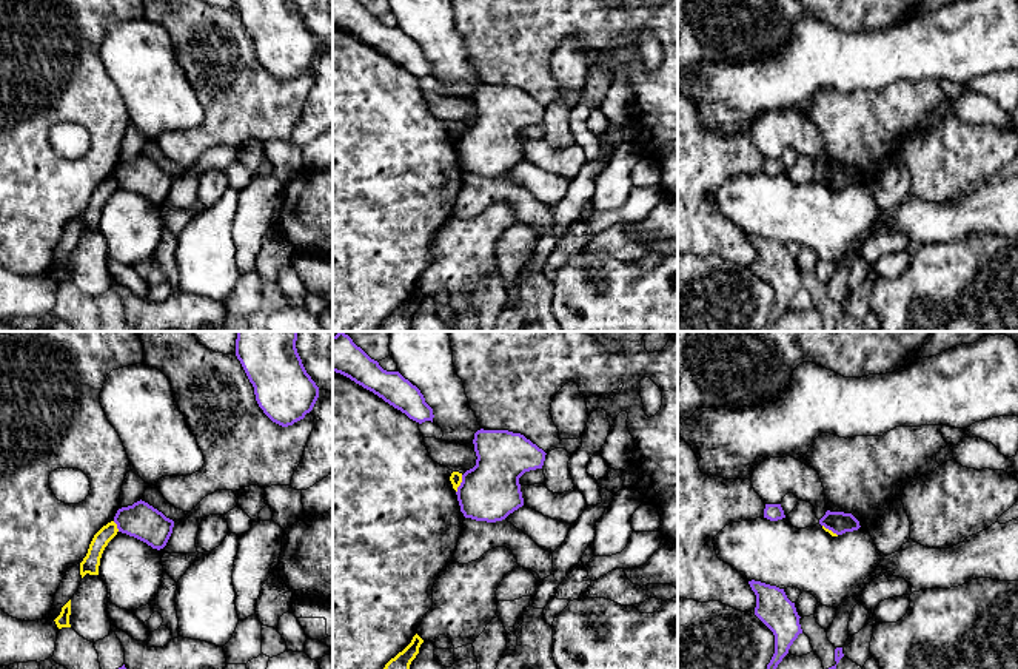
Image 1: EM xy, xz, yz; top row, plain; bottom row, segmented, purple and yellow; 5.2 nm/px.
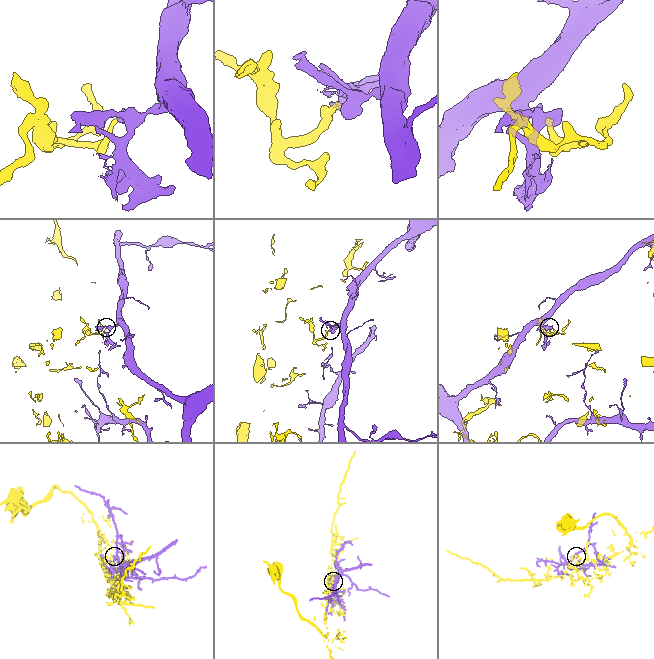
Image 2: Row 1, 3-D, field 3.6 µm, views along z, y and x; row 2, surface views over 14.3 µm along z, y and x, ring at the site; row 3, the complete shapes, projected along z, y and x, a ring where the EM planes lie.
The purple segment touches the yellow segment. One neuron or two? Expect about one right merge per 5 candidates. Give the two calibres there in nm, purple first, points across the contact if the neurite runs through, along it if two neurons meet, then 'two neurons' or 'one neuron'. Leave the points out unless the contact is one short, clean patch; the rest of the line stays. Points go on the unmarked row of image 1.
300 nm thick on the purple side, 60 nm on the other; border along xz (462, 130), (456, 147); two neurons

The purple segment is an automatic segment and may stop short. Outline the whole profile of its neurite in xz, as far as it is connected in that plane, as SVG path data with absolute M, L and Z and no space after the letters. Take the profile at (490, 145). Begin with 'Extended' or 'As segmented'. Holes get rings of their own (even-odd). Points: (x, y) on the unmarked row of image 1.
As segmented. M477 85L476 120L462 129L457 156L465 173L496 177L524 160L519 133L542 123L545 106L521 88Z

